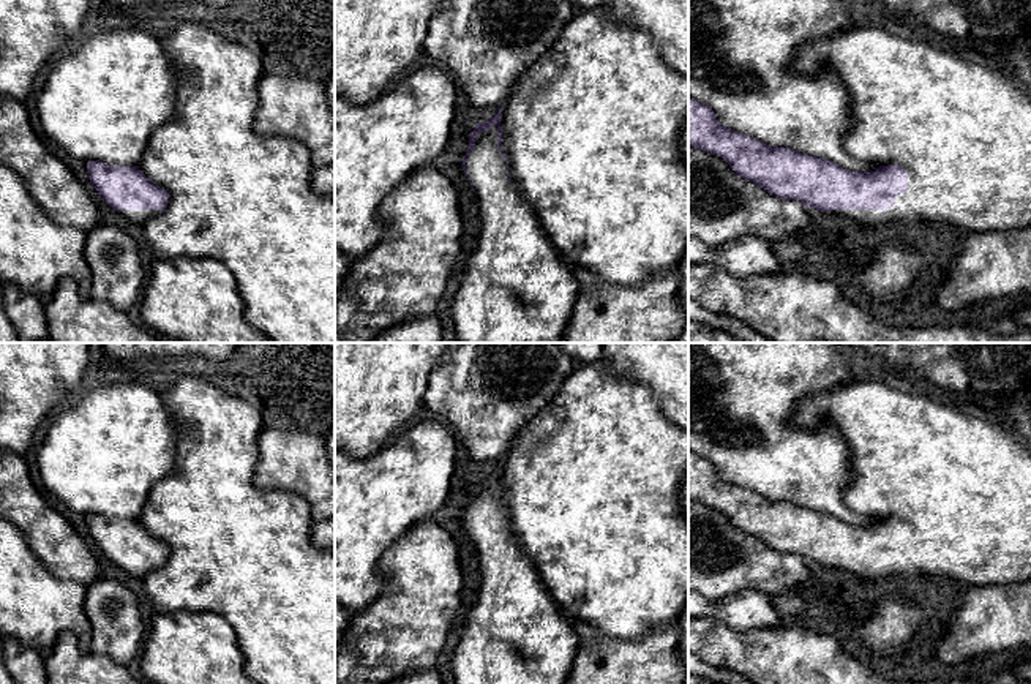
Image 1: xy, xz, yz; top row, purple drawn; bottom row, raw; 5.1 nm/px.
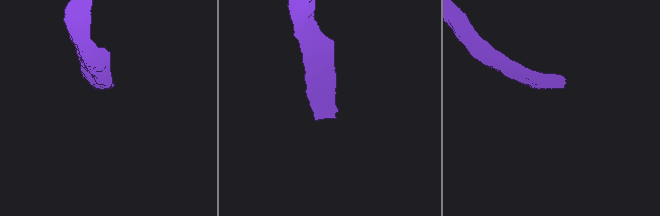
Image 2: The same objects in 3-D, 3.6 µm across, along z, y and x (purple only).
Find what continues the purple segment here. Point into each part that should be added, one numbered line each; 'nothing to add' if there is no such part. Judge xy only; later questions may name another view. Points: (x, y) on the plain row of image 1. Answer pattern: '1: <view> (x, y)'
1: xy (101, 455)

